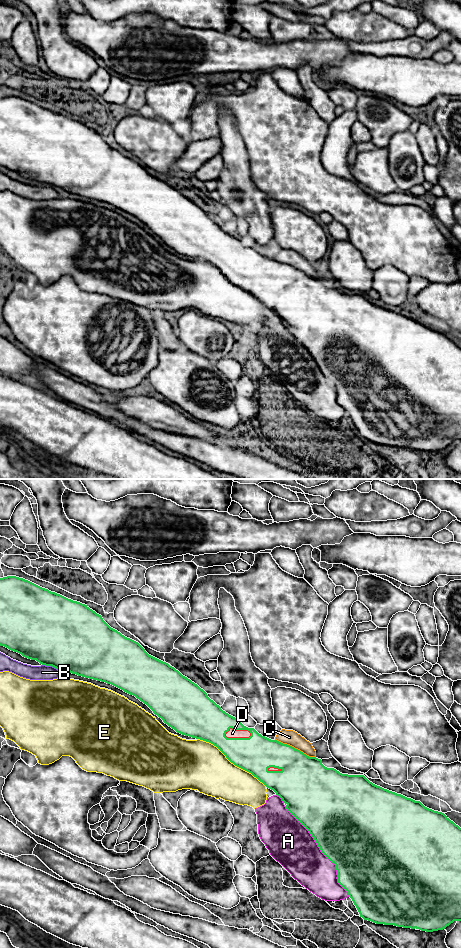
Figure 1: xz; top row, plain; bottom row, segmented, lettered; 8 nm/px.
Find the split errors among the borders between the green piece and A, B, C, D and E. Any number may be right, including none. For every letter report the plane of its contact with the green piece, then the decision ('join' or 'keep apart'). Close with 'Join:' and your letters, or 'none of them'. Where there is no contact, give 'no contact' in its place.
A: xz | keep apart
B: xz | keep apart
C: xz | keep apart
D: xz | join
E: xz | keep apart
Join: D

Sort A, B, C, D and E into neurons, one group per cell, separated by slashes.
A / B / C / D / E

